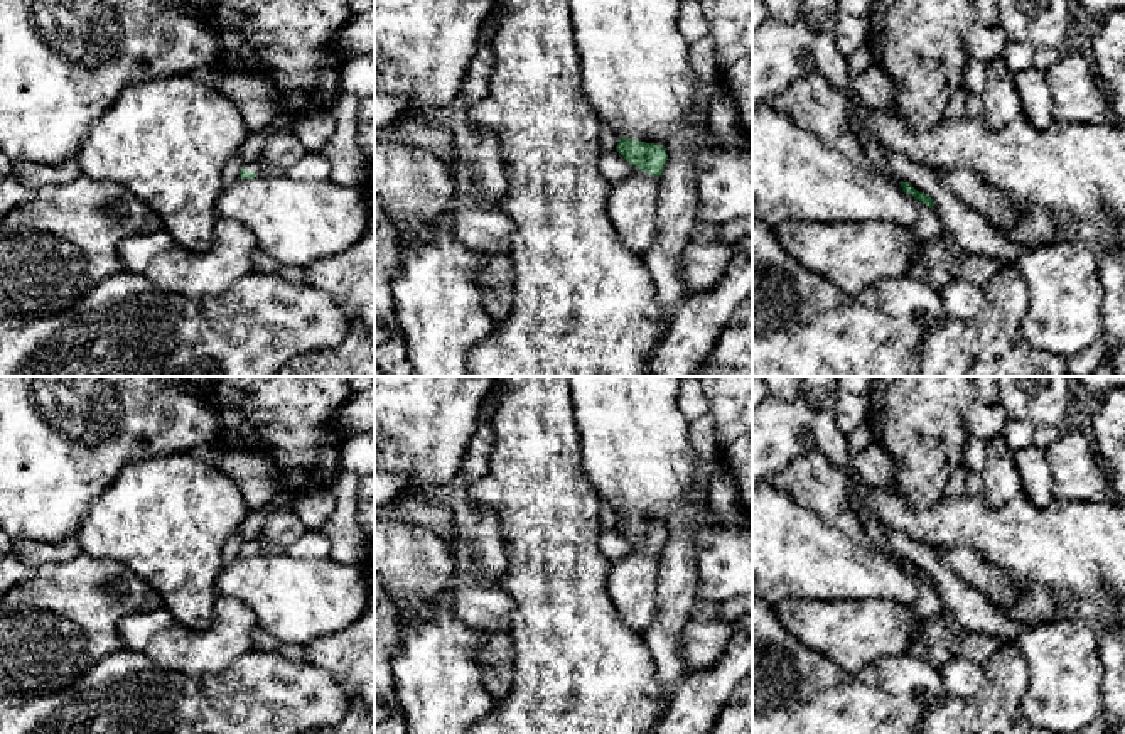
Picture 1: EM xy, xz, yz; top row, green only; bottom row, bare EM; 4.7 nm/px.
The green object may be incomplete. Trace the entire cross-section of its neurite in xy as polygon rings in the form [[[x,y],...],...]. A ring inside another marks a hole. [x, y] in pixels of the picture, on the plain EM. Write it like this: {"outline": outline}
{"outline": [[[256,537],[256,538],[243,543],[240,555],[241,557],[253,557],[256,553],[265,553],[265,552],[273,552],[273,550],[275,550],[273,545],[270,545],[268,542]]]}

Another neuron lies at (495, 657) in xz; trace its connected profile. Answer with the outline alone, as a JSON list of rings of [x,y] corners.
[[[486,633],[484,643],[472,651],[482,683],[493,702],[503,700],[511,688],[514,646],[508,633]]]

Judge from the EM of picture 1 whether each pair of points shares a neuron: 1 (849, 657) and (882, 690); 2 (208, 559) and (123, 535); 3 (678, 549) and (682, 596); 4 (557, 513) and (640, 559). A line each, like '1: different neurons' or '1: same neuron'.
1: different neurons
2: same neuron
3: same neuron
4: different neurons

